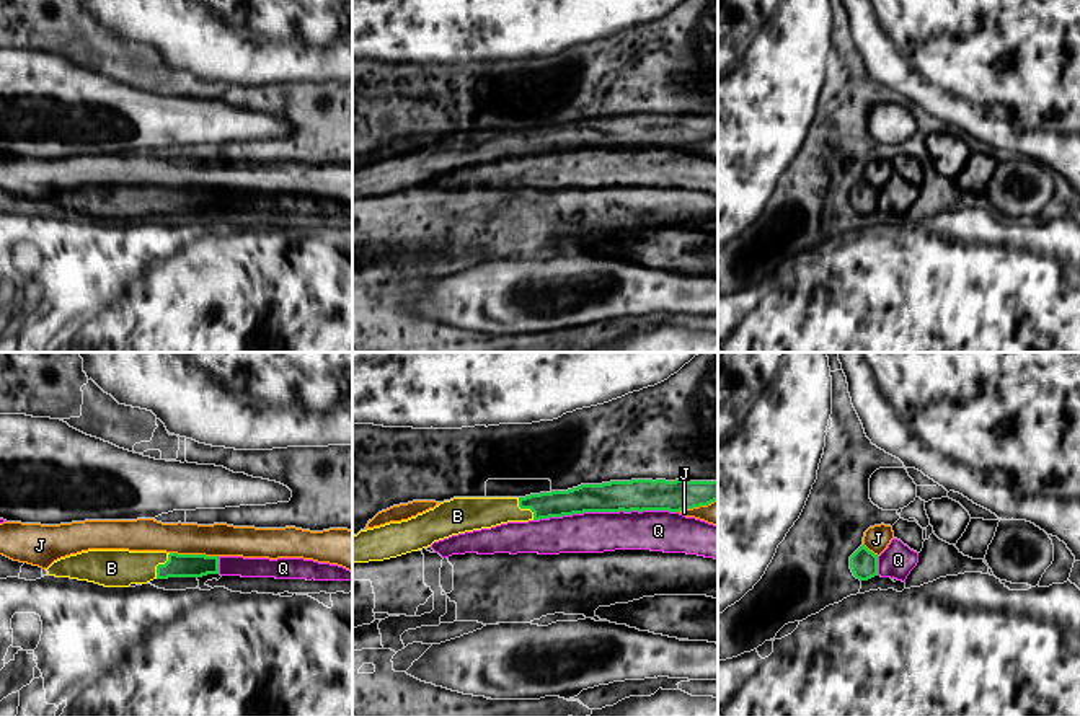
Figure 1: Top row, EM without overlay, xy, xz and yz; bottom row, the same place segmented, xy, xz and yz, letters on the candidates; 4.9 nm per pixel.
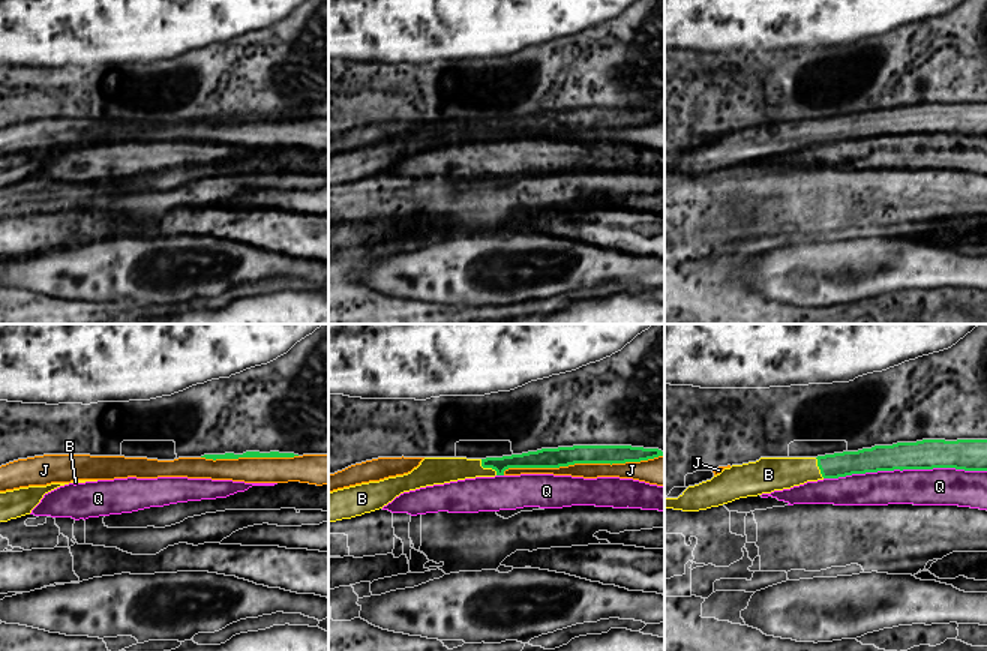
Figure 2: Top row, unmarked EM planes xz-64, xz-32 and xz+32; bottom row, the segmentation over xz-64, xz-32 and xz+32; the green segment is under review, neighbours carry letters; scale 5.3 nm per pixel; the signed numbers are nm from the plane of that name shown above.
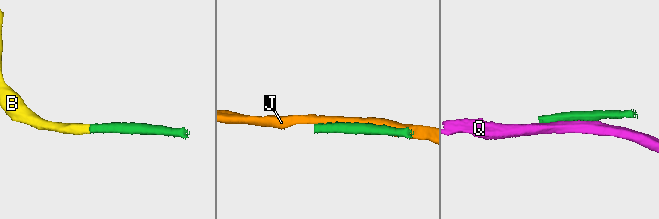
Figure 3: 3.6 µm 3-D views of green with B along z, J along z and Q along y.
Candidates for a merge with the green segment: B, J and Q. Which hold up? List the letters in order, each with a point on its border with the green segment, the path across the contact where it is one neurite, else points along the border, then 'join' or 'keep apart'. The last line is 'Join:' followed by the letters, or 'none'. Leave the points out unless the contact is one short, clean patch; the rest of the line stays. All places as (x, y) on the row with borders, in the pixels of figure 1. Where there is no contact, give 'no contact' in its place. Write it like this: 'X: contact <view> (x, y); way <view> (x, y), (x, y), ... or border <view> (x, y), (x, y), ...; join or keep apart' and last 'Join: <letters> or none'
B: contact xy (159, 565); way xy (178, 565), (159, 565), (111, 568); join
J: contact xy (194, 555); keep apart
Q: contact xz (606, 511); keep apart
Join: B

